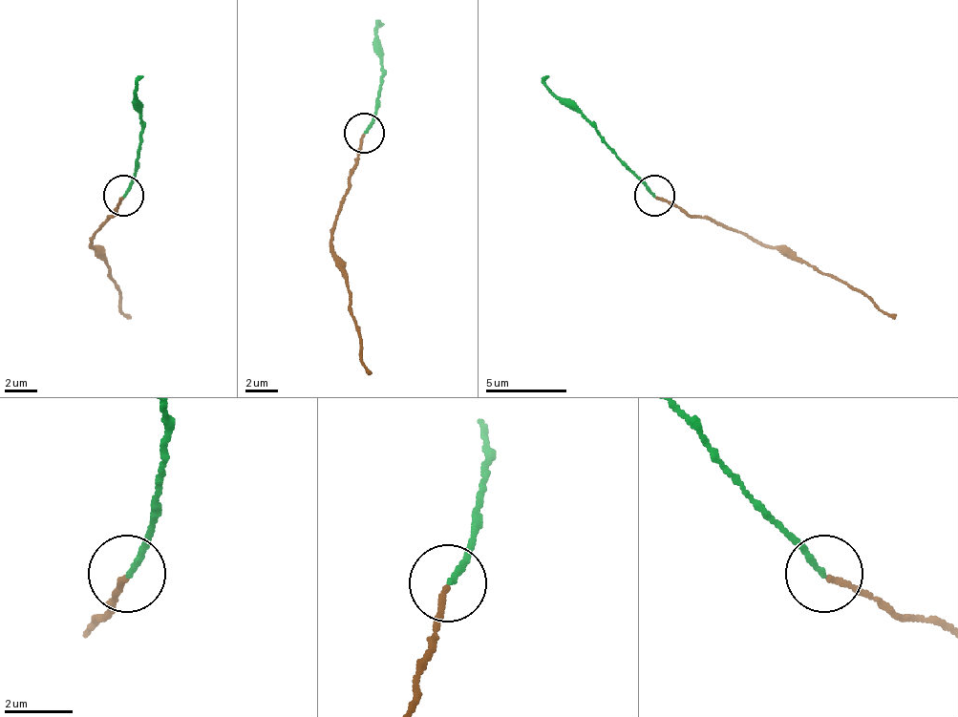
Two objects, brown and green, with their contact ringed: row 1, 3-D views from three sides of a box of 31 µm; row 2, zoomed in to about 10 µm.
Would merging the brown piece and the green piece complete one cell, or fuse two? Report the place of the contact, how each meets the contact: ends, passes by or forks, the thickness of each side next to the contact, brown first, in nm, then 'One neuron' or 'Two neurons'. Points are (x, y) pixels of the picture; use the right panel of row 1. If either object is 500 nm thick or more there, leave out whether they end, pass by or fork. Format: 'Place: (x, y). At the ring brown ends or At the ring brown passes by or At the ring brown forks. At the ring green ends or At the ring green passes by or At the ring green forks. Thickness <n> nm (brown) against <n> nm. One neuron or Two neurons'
Place: (654, 195). At the ring brown ends. At the ring green ends. Thickness 160 nm (brown) against 170 nm. Two neurons

